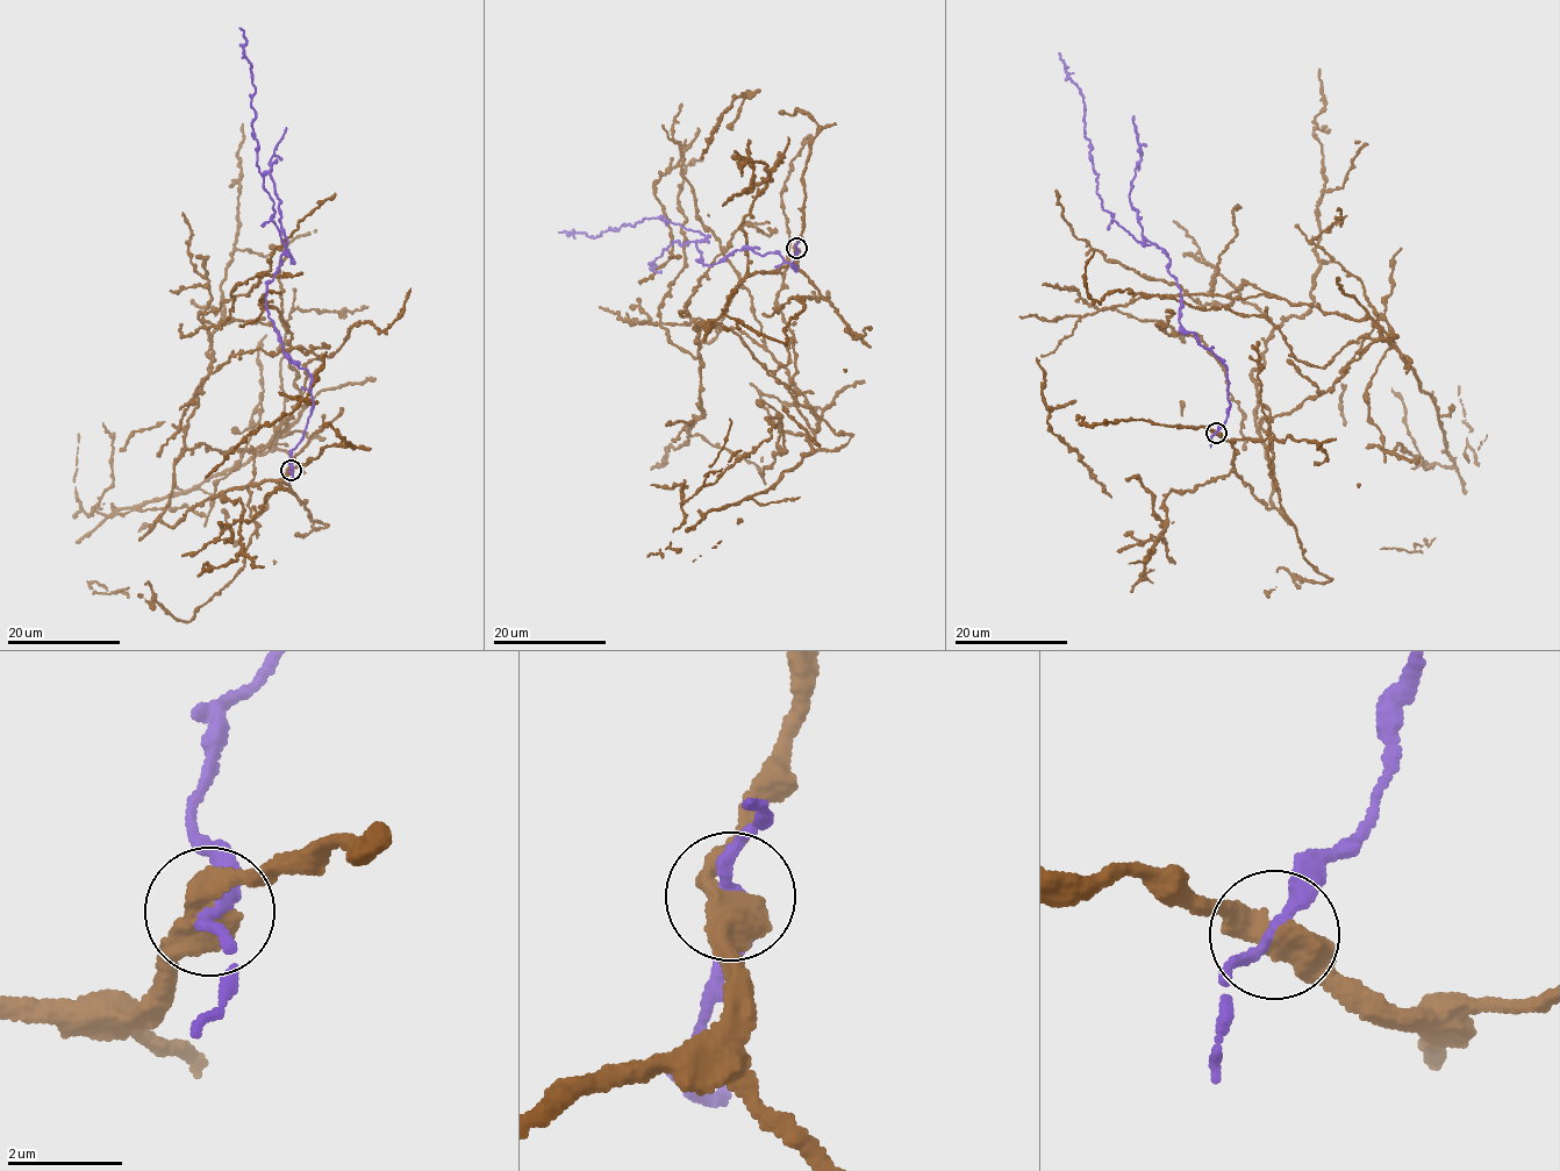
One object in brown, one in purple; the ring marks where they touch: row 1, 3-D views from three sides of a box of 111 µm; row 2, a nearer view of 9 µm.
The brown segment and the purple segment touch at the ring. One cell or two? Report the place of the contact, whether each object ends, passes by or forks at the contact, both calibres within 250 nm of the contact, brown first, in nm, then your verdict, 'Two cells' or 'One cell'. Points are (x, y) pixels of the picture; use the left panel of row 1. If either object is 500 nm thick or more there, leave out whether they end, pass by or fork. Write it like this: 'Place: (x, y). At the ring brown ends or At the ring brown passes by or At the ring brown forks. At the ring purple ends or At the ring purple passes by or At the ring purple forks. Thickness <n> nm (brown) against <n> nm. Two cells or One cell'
Place: (291, 470). At the ring brown passes by. At the ring purple passes by. Thickness 480 nm (brown) against 200 nm. Two cells

